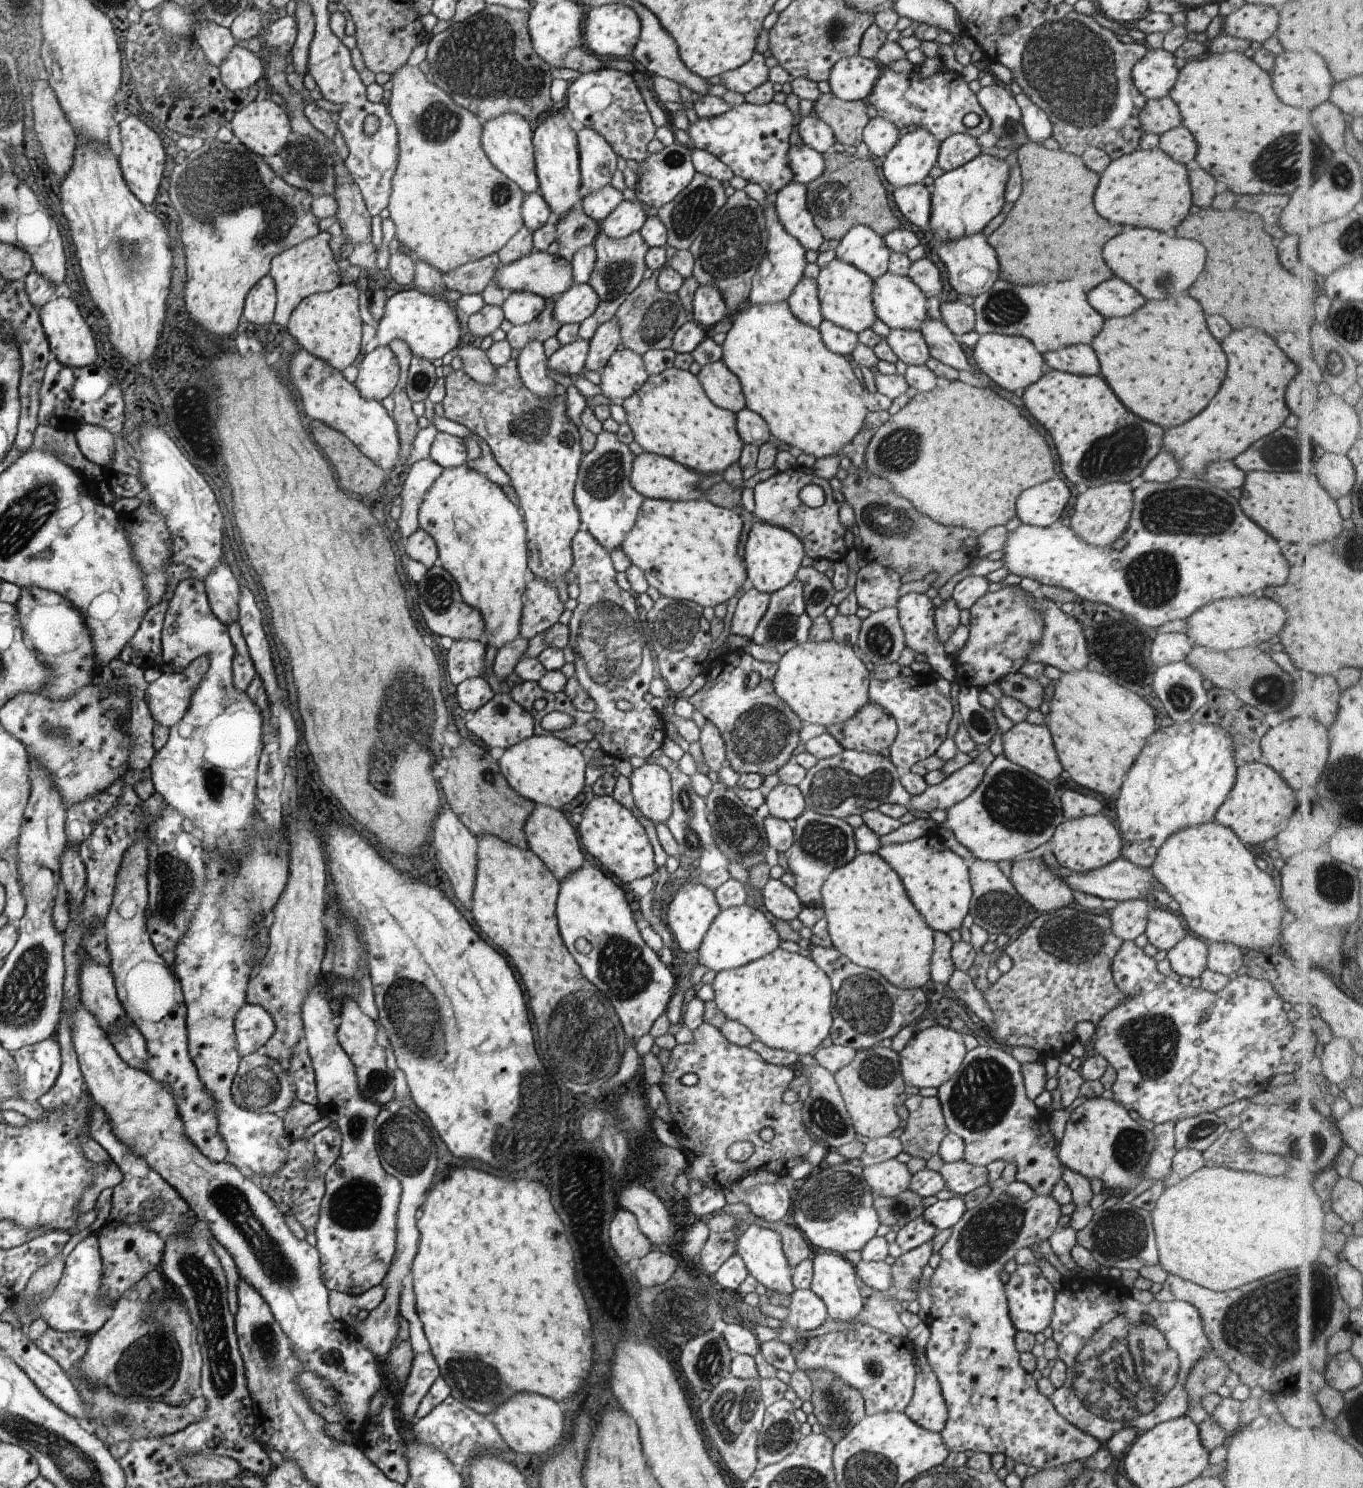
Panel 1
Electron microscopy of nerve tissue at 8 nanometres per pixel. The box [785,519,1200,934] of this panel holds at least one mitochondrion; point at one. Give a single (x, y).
(1019, 803)

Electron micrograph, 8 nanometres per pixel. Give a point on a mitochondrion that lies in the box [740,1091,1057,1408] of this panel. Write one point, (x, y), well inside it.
(989, 1233)

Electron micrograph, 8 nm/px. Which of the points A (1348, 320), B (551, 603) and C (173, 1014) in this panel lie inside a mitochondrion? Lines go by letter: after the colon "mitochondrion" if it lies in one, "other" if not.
A: mitochondrion
B: other
C: other

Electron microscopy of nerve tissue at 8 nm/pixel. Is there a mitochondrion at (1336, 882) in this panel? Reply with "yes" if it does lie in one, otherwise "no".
yes

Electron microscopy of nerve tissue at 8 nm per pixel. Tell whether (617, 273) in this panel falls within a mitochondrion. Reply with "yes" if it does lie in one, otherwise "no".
yes

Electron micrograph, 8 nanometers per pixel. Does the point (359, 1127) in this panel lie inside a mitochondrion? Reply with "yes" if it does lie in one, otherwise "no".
yes

